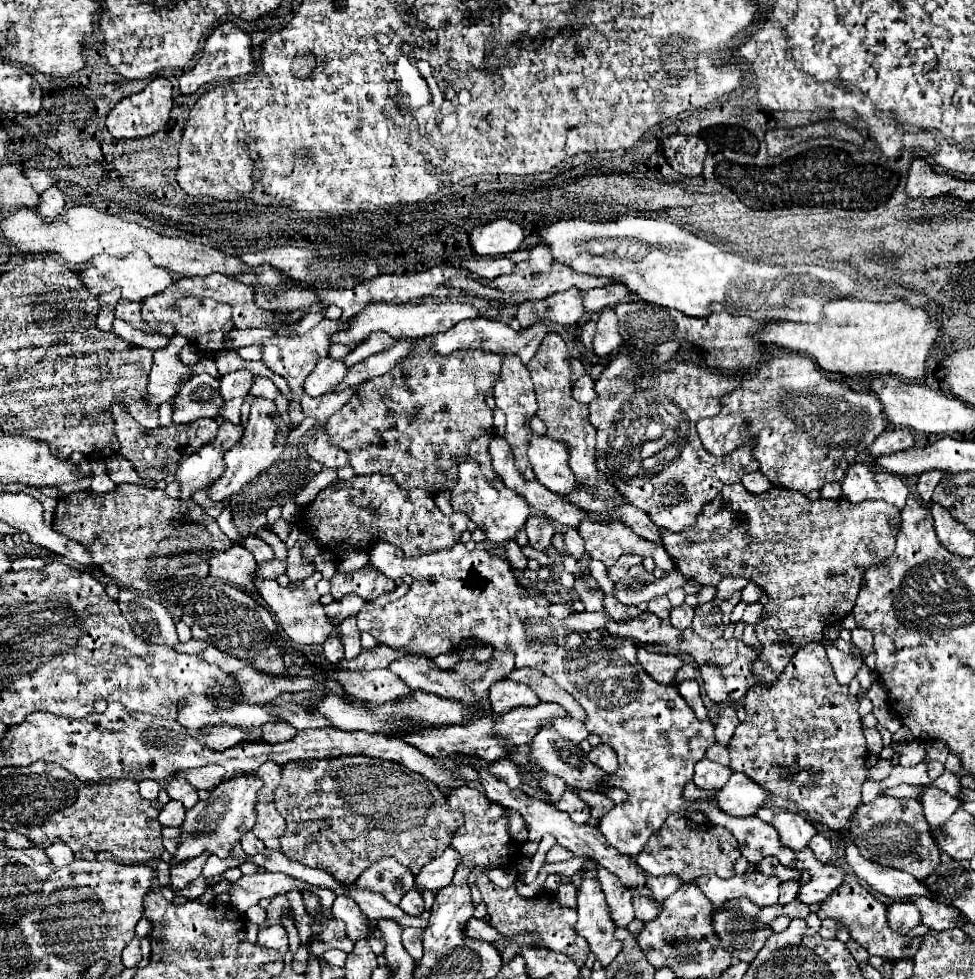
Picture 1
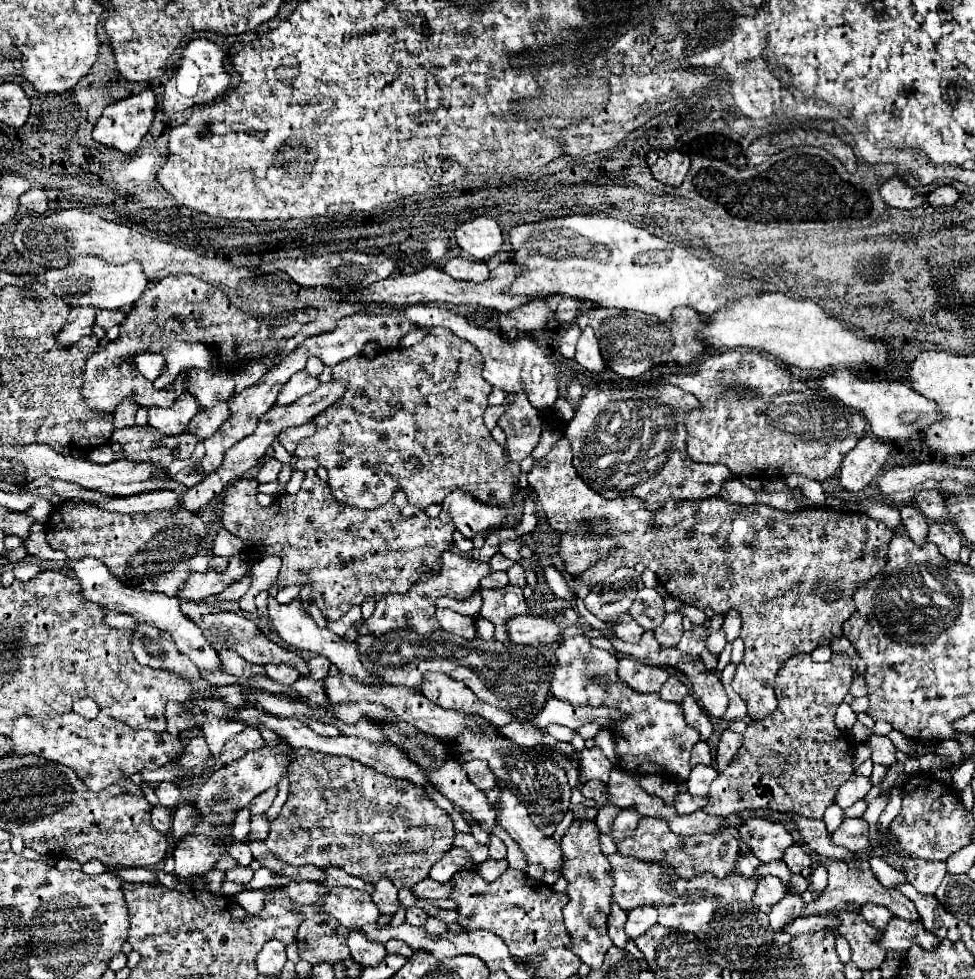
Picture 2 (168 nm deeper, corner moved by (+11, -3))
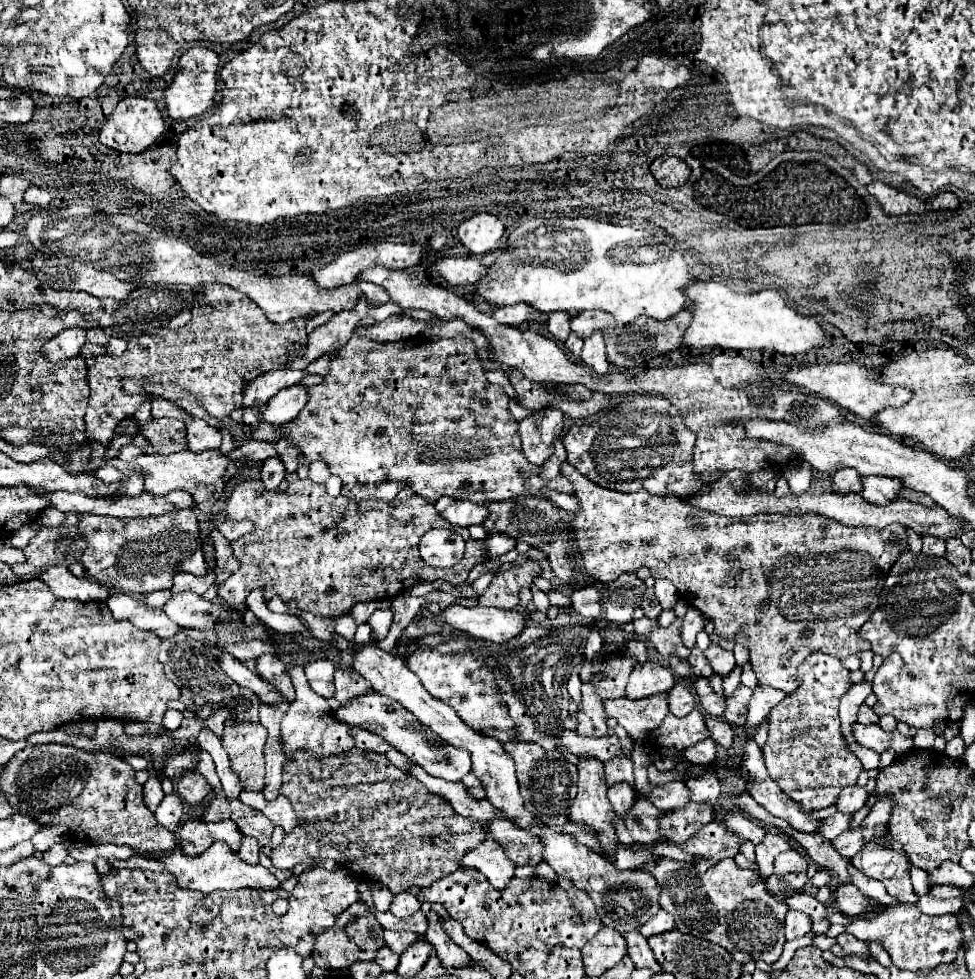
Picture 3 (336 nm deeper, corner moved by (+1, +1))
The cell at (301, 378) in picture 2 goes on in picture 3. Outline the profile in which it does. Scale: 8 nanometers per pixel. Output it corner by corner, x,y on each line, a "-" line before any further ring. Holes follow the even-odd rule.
294,383
286,389
280,389
274,397
270,397
266,411
262,413
262,421
272,425
282,425
294,419
308,401
308,385

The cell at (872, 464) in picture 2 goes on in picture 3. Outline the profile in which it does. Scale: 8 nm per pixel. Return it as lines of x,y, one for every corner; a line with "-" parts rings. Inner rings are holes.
836,471
832,475
832,491
836,493
860,493
862,491
862,477
856,471

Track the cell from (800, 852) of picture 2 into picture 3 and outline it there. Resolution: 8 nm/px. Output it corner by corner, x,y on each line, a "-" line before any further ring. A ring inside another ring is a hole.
788,849
778,855
774,861
774,873
766,879
766,889
774,895
784,895
792,891
800,891
808,877
806,877
808,861
796,849

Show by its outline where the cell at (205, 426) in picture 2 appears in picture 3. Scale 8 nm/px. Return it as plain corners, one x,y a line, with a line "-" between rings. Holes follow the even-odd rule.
194,419
188,425
186,443
188,443
188,449
194,453
200,453
206,449
218,449
222,445
222,433
216,427
210,427
204,419

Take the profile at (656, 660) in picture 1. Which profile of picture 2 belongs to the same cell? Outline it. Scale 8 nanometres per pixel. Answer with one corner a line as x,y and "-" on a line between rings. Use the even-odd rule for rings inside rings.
622,657
620,665
618,665
618,679
638,691
638,693
658,693
662,689
662,685
668,679
668,671
662,667
648,667
640,661

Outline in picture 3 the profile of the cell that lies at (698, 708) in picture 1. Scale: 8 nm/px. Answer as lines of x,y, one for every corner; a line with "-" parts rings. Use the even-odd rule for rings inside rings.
706,715
704,721
706,721
706,727
710,731
710,737
718,745
722,745
722,747
730,747
732,745
732,727
726,721
722,721
720,717
714,719
712,715

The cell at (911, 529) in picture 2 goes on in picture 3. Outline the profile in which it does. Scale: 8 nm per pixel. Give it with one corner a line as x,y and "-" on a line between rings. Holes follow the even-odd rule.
924,535
922,543
924,543
922,545
924,555
944,555
944,551
946,551
944,539
934,539
932,535

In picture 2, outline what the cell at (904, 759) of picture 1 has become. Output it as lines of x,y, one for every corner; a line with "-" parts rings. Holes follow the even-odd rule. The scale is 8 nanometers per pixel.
870,735
866,741
856,741
856,745
868,745
870,751
872,751
872,761
874,763
890,767
896,761
896,757
894,757
896,747
884,735

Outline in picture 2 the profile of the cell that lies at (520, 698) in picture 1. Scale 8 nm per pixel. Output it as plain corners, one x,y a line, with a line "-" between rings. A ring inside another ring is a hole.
424,673
420,687
416,687
414,691
444,709
480,715
492,725
504,725
514,719
506,711
480,701
464,683
452,679
448,673

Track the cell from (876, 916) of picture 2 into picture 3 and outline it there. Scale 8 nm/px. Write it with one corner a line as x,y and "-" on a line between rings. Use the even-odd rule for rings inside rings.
848,883
844,887
836,887
834,901
836,901
836,907
846,917
870,917
870,915
878,915
878,911
886,909
884,905
862,895
862,891
852,883

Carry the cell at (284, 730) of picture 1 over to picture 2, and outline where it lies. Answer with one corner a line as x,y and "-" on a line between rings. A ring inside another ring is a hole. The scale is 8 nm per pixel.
248,727
242,733
238,733
234,739
224,743
222,753
220,753
220,761
222,761
222,765
234,763
240,757
244,757
248,751
260,749
260,745
264,745
264,739
262,739
260,731
254,729
254,727

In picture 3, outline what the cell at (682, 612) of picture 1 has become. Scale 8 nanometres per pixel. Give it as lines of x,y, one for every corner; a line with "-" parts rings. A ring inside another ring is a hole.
688,607
686,615
684,615
684,619
682,619
682,625
680,625
680,639
682,639
682,643
684,643
688,649
694,647
694,643
696,643
696,633
698,633
700,629
704,629
704,625
706,625
704,615
702,615
698,609

